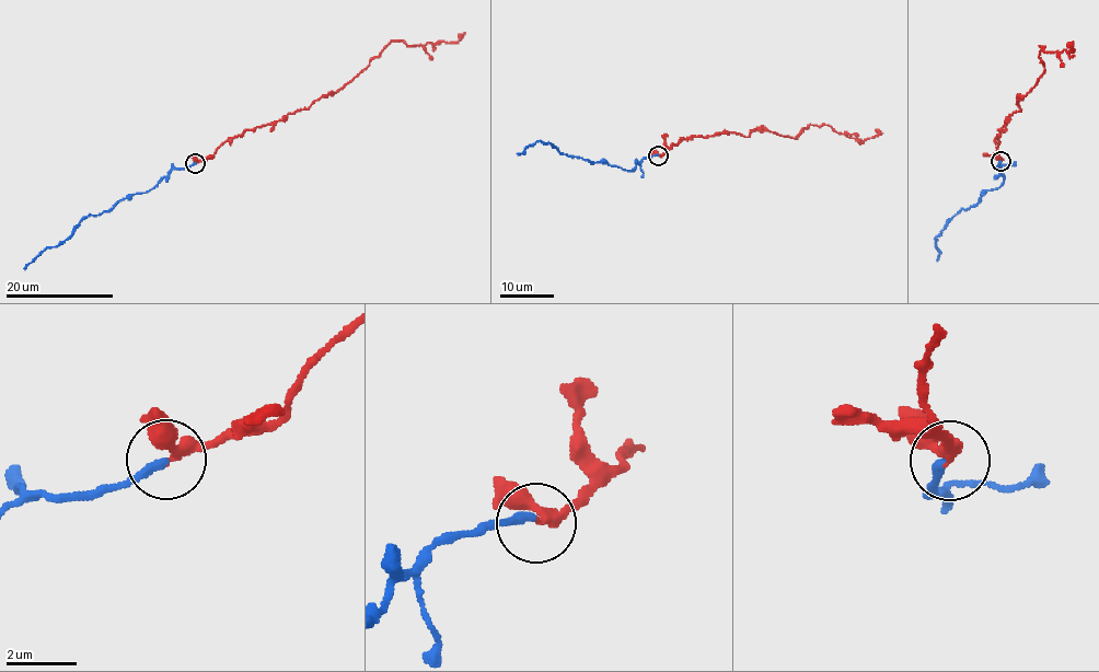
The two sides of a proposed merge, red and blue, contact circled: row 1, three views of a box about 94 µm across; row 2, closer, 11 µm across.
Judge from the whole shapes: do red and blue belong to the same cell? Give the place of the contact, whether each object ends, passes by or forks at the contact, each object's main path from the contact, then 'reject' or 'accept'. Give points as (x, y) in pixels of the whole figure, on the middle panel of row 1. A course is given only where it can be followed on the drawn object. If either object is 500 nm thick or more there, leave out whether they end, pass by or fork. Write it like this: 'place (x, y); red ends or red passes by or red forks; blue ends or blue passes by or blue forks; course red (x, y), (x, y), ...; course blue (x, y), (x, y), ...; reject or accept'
place (658, 155); red passes by; blue ends; course red (658, 155), (680, 140), (729, 131), (797, 138), (810, 125), (828, 125), (855, 139), (882, 132); course blue (658, 155), (645, 157), (628, 172), (562, 154), (550, 142), (538, 140), (517, 153); accept

